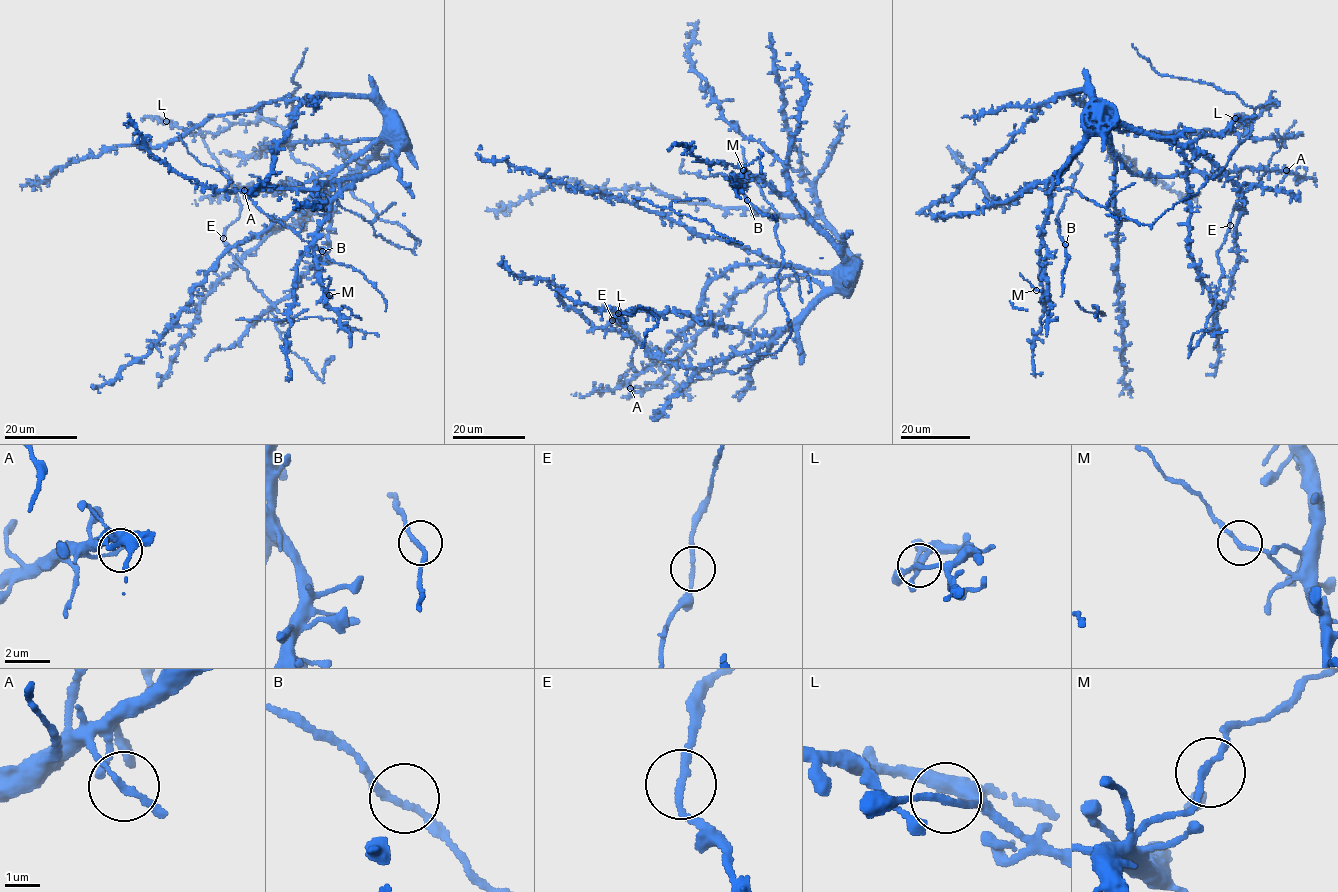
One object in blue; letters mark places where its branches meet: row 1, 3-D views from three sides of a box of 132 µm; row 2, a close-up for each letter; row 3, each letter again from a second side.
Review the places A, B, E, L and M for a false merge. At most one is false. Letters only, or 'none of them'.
none of them

